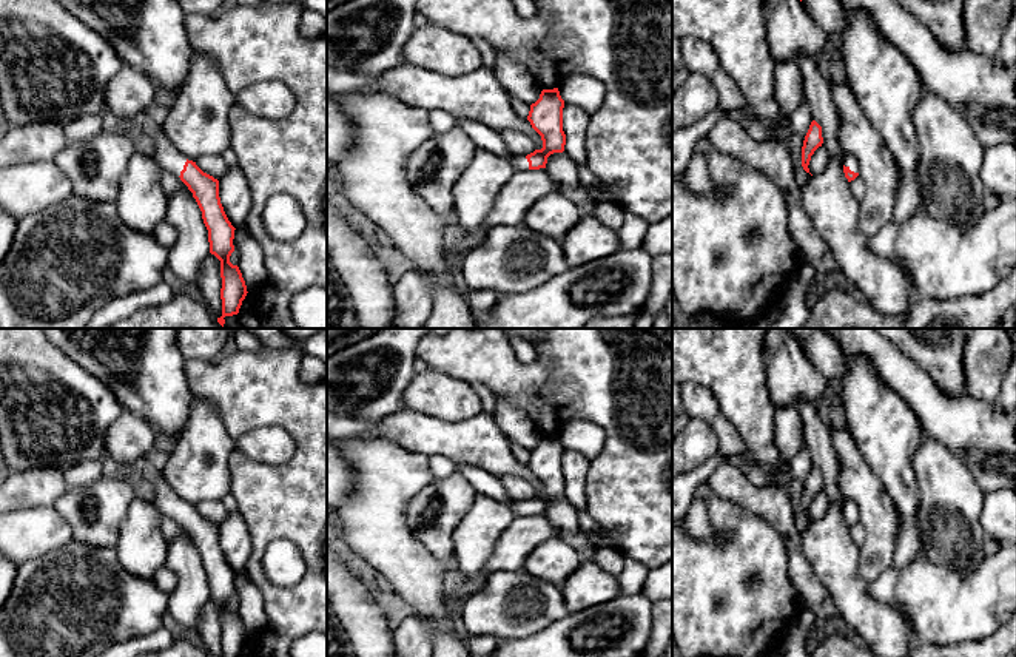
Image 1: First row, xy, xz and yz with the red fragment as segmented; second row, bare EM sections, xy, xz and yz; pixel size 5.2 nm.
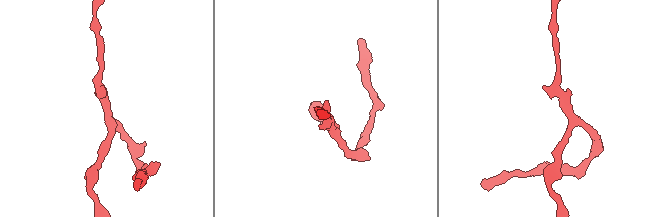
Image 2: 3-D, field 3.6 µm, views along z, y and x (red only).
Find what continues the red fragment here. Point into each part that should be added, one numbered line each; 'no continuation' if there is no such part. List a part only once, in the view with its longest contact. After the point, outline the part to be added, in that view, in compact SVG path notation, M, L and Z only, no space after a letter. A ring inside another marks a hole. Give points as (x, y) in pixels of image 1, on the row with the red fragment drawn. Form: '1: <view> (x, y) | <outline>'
1: xy (168, 158) | M160 126L154 136L154 159L163 171L173 173L177 177L187 162L187 157L173 147Z

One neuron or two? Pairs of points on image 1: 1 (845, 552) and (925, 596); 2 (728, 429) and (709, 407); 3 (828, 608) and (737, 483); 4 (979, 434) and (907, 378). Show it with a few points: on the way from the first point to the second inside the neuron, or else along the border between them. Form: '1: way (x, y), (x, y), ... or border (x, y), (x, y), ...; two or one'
1: border (867, 583), (867, 591), (893, 609); two
2: way (722, 424), (711, 414); one
3: way (800, 576), (793, 540), (788, 531), (770, 512); one
4: way (961, 423), (948, 420), (925, 397); one

